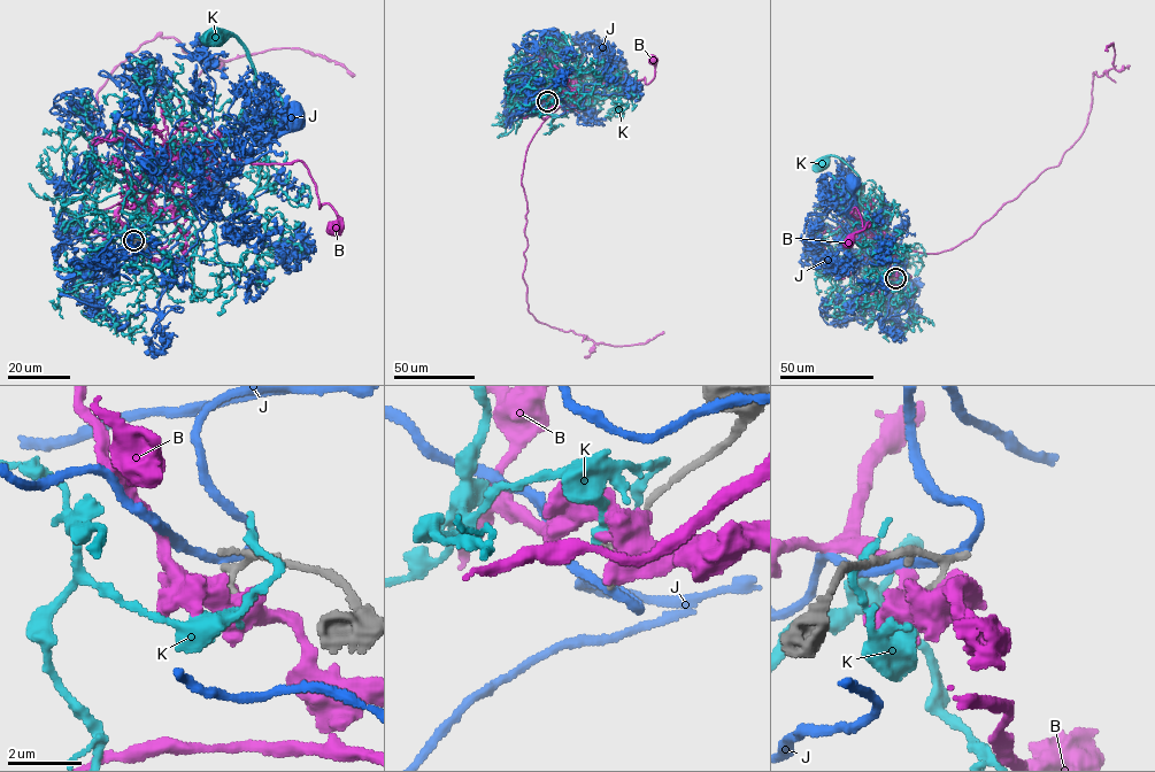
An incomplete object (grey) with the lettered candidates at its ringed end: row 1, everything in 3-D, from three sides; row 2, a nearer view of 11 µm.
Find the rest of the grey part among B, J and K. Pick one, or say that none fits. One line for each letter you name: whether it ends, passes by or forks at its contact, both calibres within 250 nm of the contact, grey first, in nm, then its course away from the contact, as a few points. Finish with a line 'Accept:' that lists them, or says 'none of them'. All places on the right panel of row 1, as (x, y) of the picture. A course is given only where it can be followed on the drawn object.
Accept: none of them

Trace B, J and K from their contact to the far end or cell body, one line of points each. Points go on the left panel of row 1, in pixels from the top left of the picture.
B: (135, 242), (116, 214), (132, 193), (192, 186), (241, 159), (301, 161), (335, 223)
J: (133, 240), (133, 228), (152, 224), (164, 214), (167, 194), (205, 194), (233, 163), (266, 147), (292, 117)
K: (133, 242), (117, 234), (141, 199), (221, 143), (253, 92), (249, 55), (231, 36), (207, 38), (213, 36)

